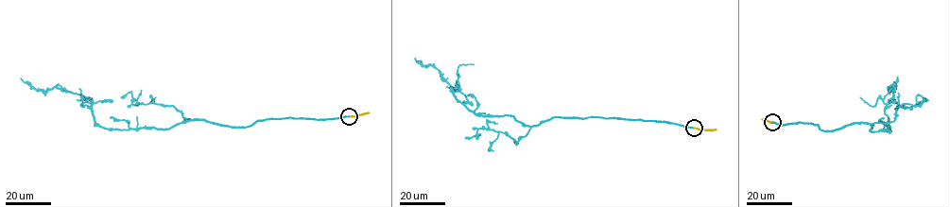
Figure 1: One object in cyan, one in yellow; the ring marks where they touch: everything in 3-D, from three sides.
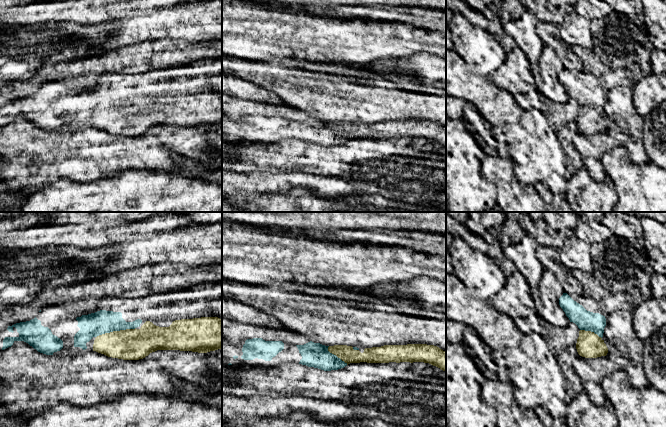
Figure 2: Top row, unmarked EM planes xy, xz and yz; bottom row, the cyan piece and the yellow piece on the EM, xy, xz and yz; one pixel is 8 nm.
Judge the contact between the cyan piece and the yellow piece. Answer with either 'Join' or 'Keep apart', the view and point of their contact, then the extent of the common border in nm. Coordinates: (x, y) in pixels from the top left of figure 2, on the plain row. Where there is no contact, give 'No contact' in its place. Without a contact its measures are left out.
Join. Touches cyan at xy (115, 106). Shared border 340 nm

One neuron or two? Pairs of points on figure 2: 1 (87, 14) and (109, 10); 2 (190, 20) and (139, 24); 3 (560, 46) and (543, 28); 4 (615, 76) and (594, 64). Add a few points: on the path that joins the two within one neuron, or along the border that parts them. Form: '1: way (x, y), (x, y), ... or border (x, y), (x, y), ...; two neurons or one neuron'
1: way (92, 12), (104, 10); one neuron
2: way (177, 23), (152, 24); one neuron
3: way (556, 42), (547, 32); one neuron
4: way (610, 76), (606, 76), (599, 69); one neuron

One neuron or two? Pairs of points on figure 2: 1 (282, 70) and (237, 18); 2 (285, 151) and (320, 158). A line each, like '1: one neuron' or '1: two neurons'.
1: two neurons
2: one neuron

